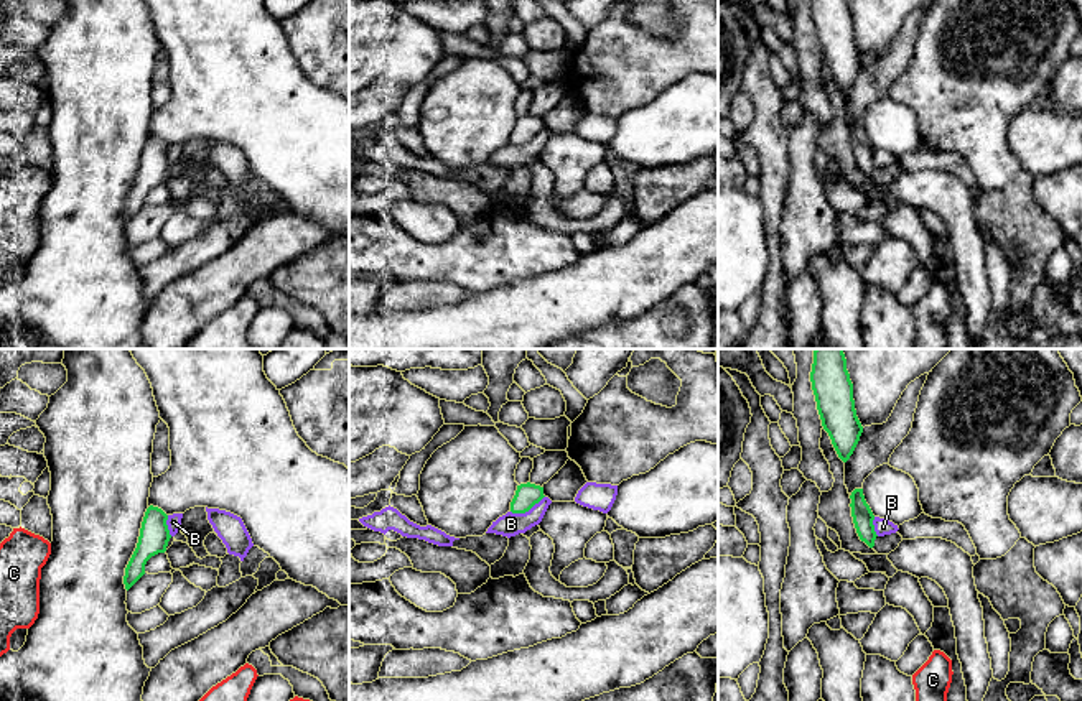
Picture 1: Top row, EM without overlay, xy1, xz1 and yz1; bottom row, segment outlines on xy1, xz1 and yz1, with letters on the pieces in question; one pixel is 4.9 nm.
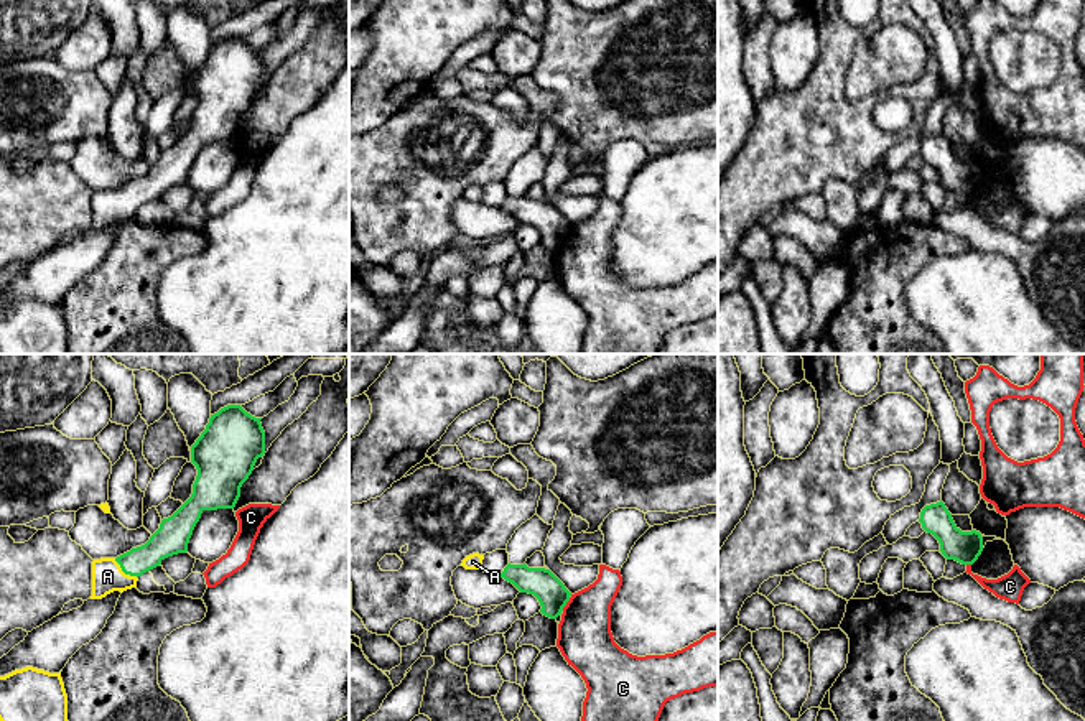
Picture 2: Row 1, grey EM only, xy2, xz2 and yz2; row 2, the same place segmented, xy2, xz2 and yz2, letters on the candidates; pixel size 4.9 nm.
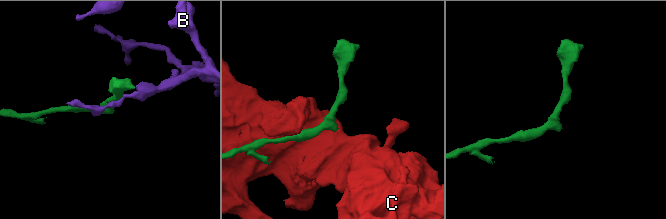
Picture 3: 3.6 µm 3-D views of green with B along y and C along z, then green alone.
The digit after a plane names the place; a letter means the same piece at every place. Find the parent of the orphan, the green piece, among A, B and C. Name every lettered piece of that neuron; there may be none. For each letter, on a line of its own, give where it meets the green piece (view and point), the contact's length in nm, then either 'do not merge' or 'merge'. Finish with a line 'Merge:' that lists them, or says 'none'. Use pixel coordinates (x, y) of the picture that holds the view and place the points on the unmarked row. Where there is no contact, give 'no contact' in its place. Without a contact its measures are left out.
A: xy2 (124, 203) | 160 nm | merge
B: xz1 (527, 142) | 190 nm | do not merge
C: xz2 (565, 236) | 80 nm | do not merge
Merge: A

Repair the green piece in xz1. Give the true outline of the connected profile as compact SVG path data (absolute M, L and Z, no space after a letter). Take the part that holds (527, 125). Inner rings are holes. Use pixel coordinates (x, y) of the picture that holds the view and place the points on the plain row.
M520 115L517 117L515 127L511 133L511 143L512 145L525 145L529 143L535 135L539 135L543 130L543 118L535 115Z

